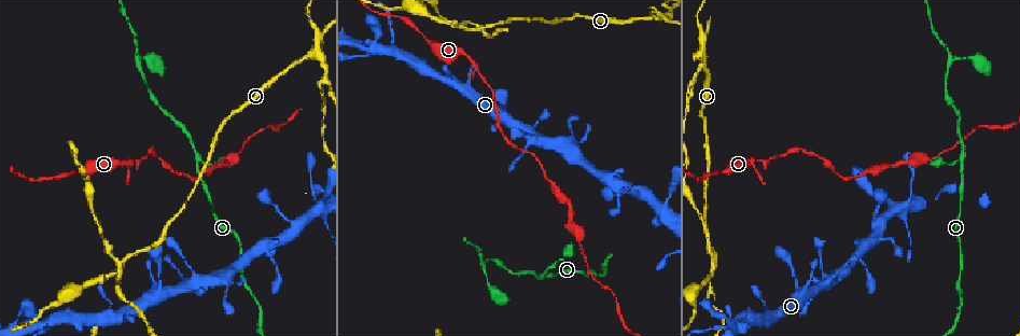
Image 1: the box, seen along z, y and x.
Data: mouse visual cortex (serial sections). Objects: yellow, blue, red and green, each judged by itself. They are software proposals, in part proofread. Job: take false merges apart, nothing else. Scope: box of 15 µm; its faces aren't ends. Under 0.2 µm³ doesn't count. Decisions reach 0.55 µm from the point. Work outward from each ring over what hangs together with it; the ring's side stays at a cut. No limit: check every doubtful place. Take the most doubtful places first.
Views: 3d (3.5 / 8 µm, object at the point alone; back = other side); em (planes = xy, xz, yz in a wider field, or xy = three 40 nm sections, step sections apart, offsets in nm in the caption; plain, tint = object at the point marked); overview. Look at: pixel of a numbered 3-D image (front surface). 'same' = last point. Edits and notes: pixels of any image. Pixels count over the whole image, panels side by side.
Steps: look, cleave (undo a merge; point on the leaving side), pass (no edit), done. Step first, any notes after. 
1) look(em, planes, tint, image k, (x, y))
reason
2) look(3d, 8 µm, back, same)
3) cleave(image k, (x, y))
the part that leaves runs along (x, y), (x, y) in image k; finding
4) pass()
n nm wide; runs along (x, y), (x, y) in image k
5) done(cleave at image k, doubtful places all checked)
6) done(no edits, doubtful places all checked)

look(3d, 3.5 µm, image 1, (125, 260))
three arms meet

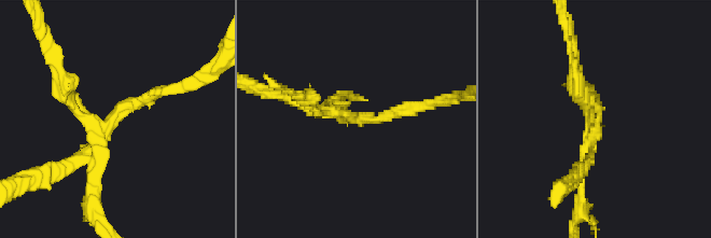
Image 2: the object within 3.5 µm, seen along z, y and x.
look(em, xy, step 5, tint, image 2, (597, 124))
3 arms; arms of 150, 150, 200 nm; need the tissue

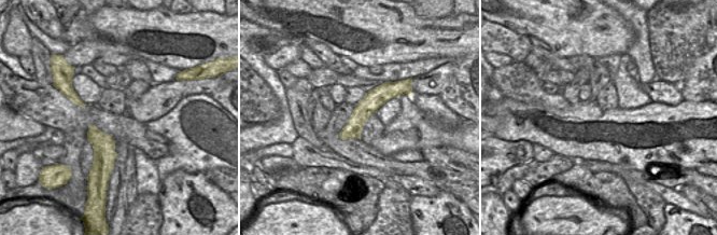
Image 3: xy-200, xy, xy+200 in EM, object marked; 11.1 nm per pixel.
look(em, xy, step 3, tint, same)
cut it another way

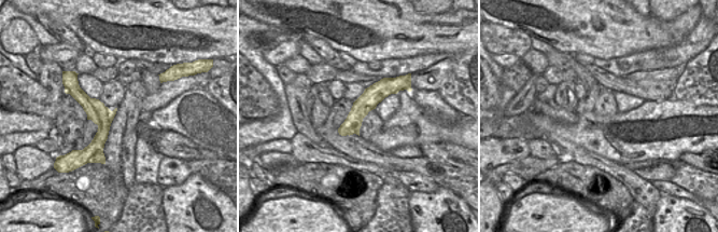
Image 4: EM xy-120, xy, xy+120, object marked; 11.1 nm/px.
cleave(image 2, (93, 199))
border along (98, 132), (96, 154), (92, 160) in image 4; a second cell is stuck on

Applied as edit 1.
look(3d, 3.5 µm, image 1, (317, 49))
three-way junction

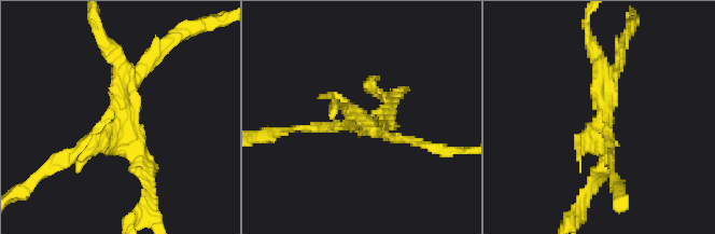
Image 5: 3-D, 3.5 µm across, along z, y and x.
look(em, xy, step 3, tint, image 5, (607, 119))
need the tissue

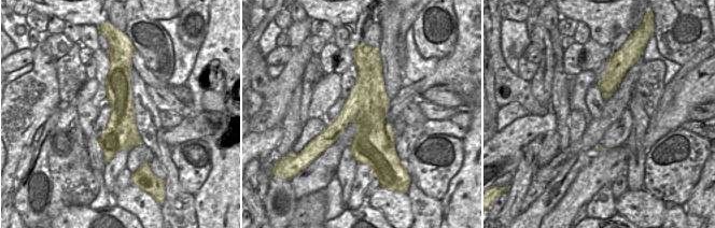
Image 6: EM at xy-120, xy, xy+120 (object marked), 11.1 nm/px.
cleave(image 5, (592, 53))
460 nm wide; the part that leaves runs along (117, 124), (150, 177), (146, 214) in image 5; two cells meet here

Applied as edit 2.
look(overview)

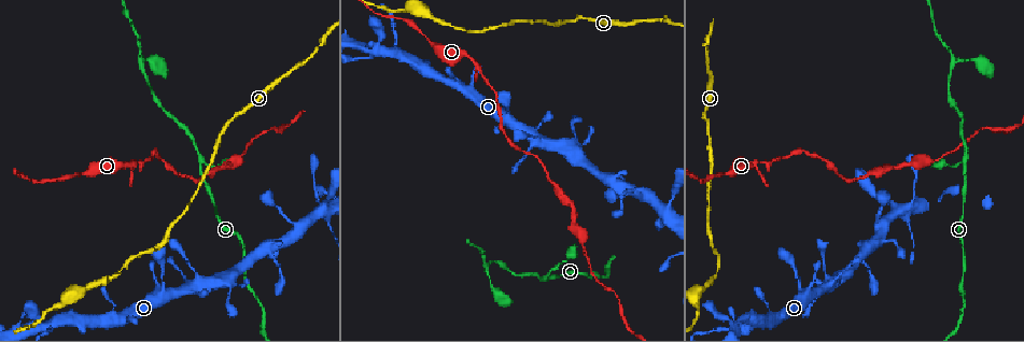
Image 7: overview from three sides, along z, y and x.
look(3d, 8 µm, image 7, (954, 63))
calibre changes

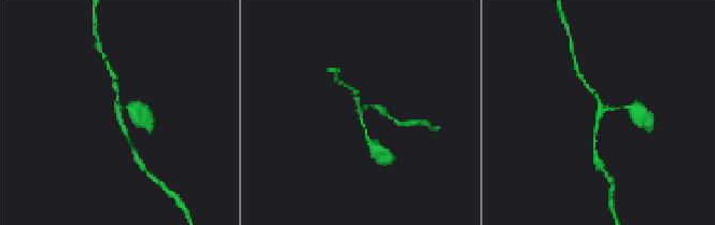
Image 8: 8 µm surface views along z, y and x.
look(em, xy, step 3, tint, image 8, (360, 110))
now the EM

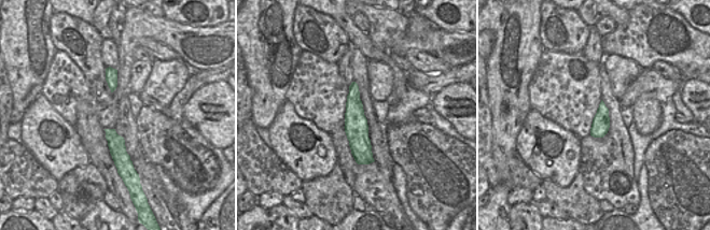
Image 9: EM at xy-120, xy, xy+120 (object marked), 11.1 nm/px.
pass()
3 arms; arms of 100, 150, 150 nm; runs along (594, 139), (600, 112), (628, 108) in image 8; continuous, no second cell

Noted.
done(cleave at image 2, cleave at image 5, doubtful places all checked)

